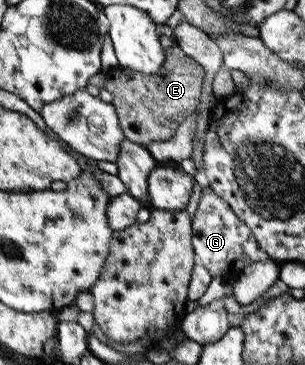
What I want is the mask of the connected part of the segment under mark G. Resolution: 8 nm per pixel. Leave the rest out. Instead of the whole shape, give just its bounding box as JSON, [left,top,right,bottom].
[192,187,270,285]

